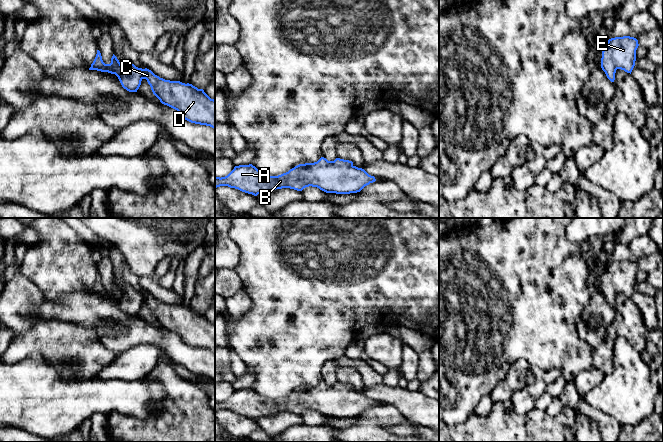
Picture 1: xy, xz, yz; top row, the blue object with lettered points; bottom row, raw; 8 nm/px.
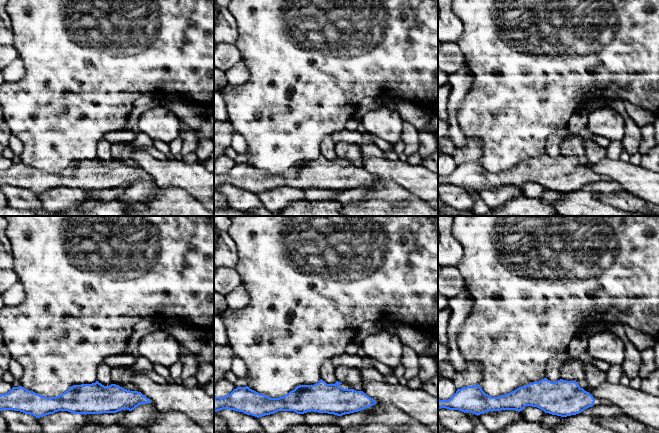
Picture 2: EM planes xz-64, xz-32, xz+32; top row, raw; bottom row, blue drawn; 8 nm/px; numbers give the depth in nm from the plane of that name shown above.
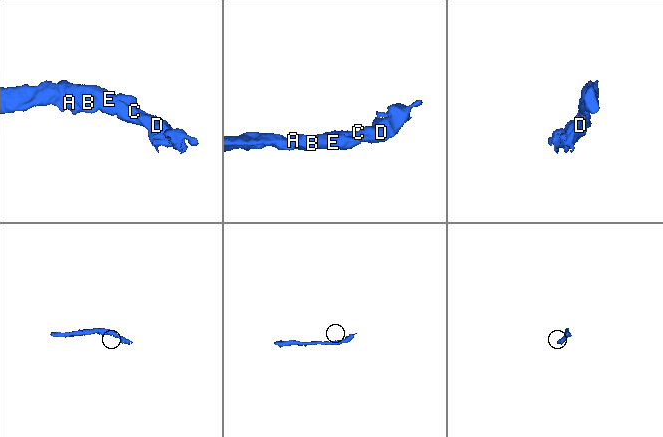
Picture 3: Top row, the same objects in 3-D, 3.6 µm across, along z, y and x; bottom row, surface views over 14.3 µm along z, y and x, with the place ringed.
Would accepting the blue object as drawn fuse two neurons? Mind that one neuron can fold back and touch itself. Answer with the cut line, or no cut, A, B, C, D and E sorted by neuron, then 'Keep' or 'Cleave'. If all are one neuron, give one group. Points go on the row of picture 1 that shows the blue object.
No split. Groups: A B C D E. Keep

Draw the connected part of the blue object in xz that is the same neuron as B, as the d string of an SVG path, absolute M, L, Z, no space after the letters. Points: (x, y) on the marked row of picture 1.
M321 157L317 162L299 164L278 176L261 172L252 164L235 166L227 176L215 176L215 188L228 186L257 196L276 189L302 191L312 186L326 193L350 194L375 181L374 176L354 166L352 161L340 158L328 161Z

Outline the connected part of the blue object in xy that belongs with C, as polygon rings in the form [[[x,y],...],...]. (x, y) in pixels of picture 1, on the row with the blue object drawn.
[[[99,50],[89,70],[115,74],[122,87],[129,92],[137,92],[141,81],[146,79],[153,94],[162,104],[177,110],[191,123],[215,129],[215,100],[211,99],[203,89],[198,89],[189,83],[165,80],[151,70],[138,68],[130,62],[122,65],[114,54],[111,63],[105,64]]]

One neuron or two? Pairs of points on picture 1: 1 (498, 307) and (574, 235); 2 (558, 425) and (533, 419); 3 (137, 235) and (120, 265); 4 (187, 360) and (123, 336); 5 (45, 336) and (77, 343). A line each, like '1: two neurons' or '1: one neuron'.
1: two neurons
2: one neuron
3: two neurons
4: one neuron
5: one neuron

